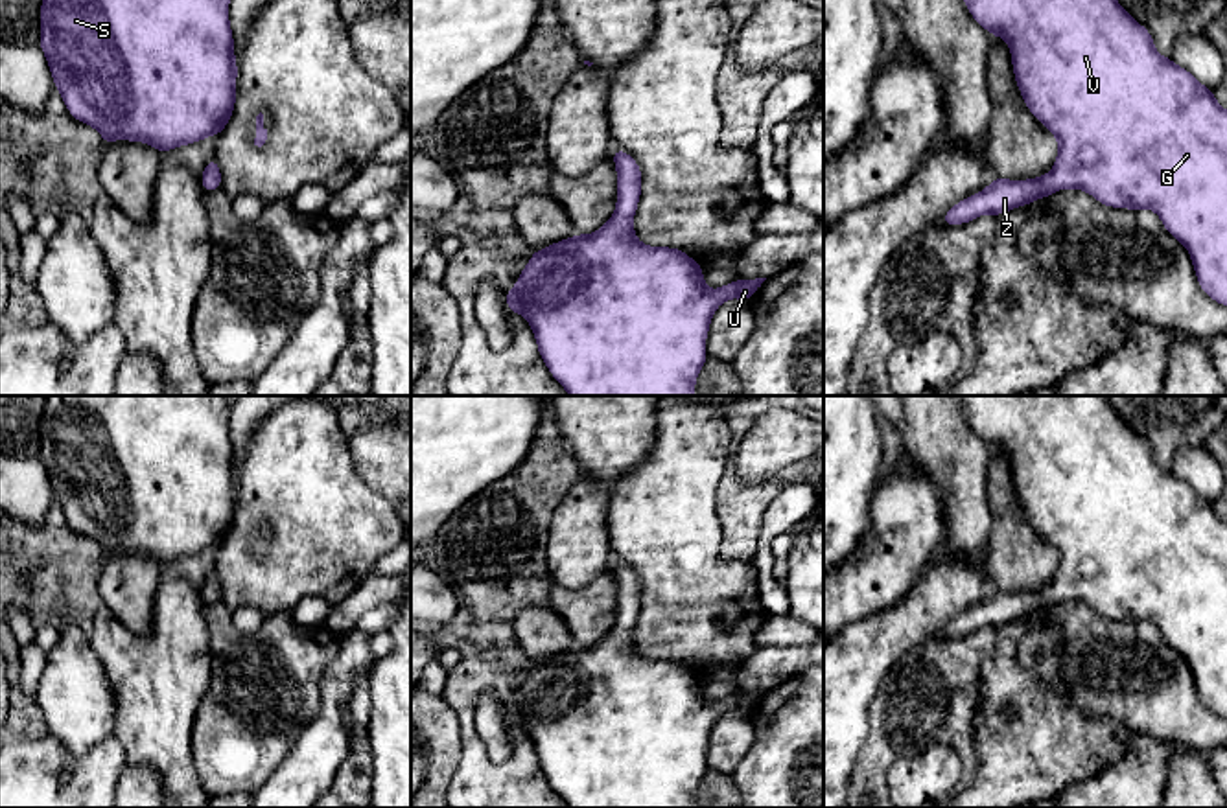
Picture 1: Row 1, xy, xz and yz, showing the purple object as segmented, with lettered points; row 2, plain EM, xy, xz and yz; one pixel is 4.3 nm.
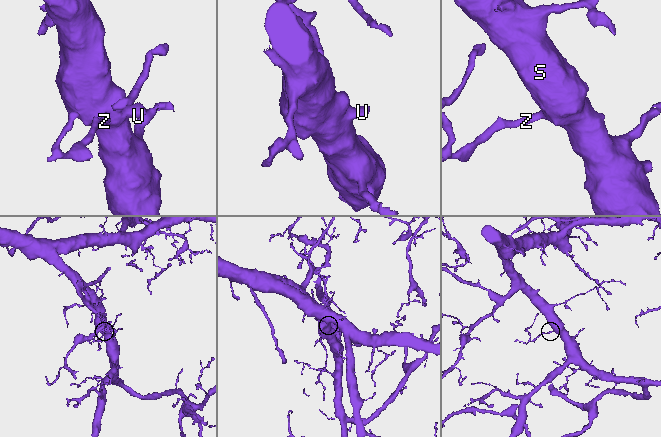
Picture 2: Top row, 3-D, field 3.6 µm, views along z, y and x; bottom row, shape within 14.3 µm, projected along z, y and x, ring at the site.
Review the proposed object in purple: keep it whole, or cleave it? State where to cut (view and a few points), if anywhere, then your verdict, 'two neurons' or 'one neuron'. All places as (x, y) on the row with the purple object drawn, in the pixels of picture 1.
cut none; one neuron

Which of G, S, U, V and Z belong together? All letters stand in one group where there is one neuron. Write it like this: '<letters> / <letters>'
G S U V Z

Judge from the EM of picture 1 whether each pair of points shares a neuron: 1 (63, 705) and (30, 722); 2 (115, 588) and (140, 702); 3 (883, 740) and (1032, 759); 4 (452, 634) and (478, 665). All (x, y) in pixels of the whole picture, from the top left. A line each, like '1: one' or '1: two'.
1: two
2: two
3: two
4: two

